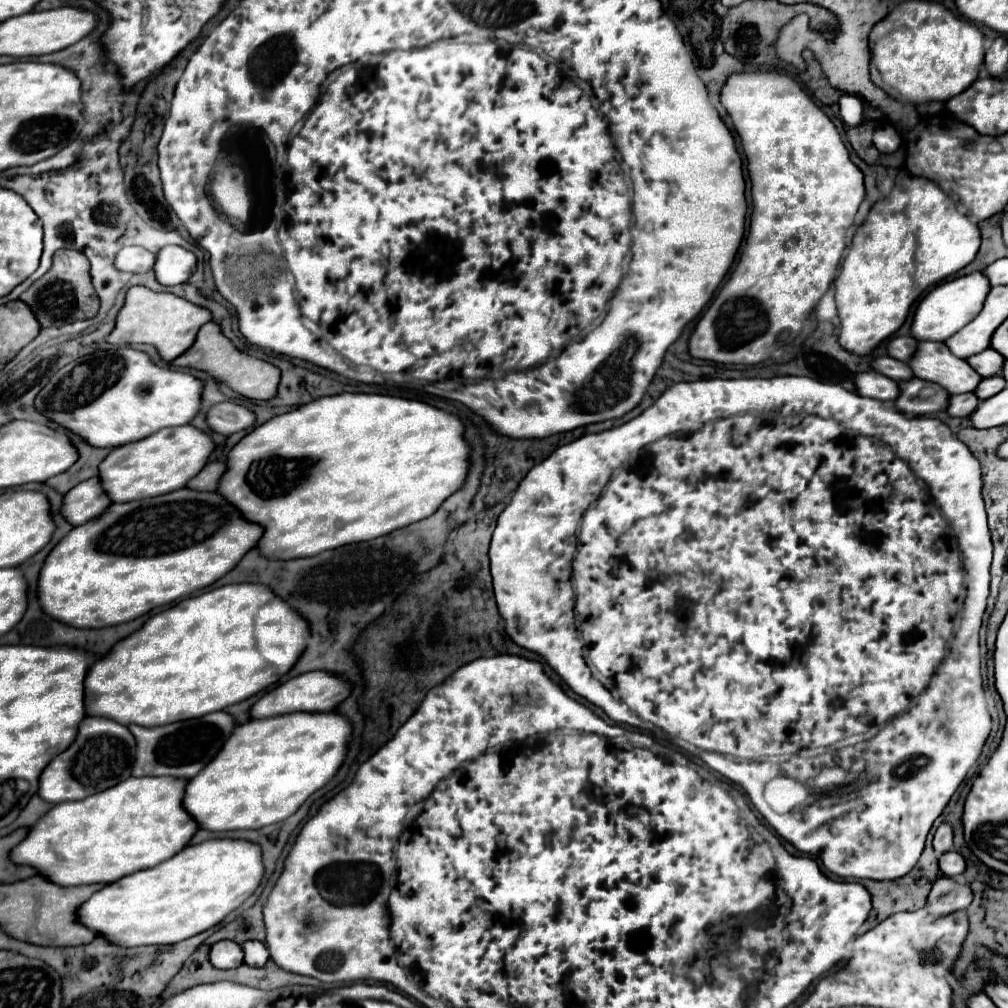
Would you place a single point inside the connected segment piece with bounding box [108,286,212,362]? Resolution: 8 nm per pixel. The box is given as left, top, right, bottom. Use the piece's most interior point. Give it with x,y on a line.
170,323

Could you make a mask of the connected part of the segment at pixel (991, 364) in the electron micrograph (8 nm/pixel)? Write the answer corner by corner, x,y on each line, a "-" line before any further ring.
988,348
988,350
968,358
968,364
972,364
972,368
976,368
976,372
980,372
980,376
988,378
988,376
1000,374
1000,370
1004,366
1004,356
1000,356
1000,352
996,352
994,348

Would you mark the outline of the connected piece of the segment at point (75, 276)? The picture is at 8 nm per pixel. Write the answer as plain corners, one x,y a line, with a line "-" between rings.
76,250
56,252
52,268
40,280
36,280
20,296
20,300
24,300
32,308
32,312
36,314
42,328
62,326
62,324
70,324
74,320
94,318
98,314
98,308
100,308
100,300
98,300
98,296
92,288
92,280
90,280
88,258

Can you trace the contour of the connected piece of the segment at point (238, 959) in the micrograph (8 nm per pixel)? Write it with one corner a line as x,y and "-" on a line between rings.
222,940
216,942
210,950
210,962
220,968
220,970
230,970
230,968
238,968
244,964
244,952
242,948
232,942
232,940

